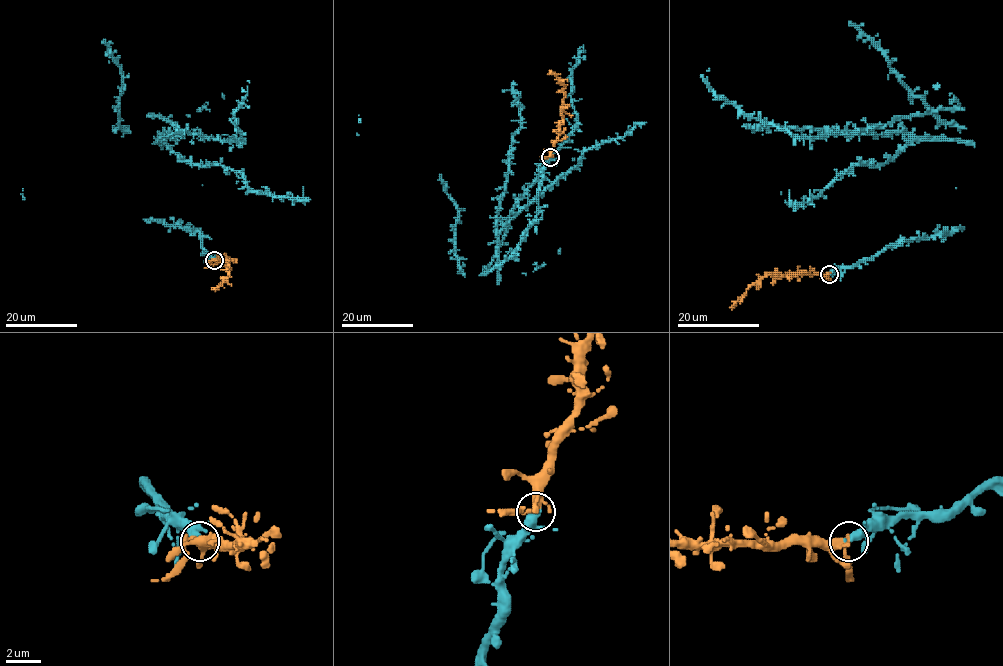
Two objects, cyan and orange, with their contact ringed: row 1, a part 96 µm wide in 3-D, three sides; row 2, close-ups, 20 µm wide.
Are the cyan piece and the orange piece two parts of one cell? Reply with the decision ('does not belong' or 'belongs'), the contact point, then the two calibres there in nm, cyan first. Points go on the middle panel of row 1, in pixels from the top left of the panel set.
belongs; place (550, 157); calibres 240 and 280 nm

